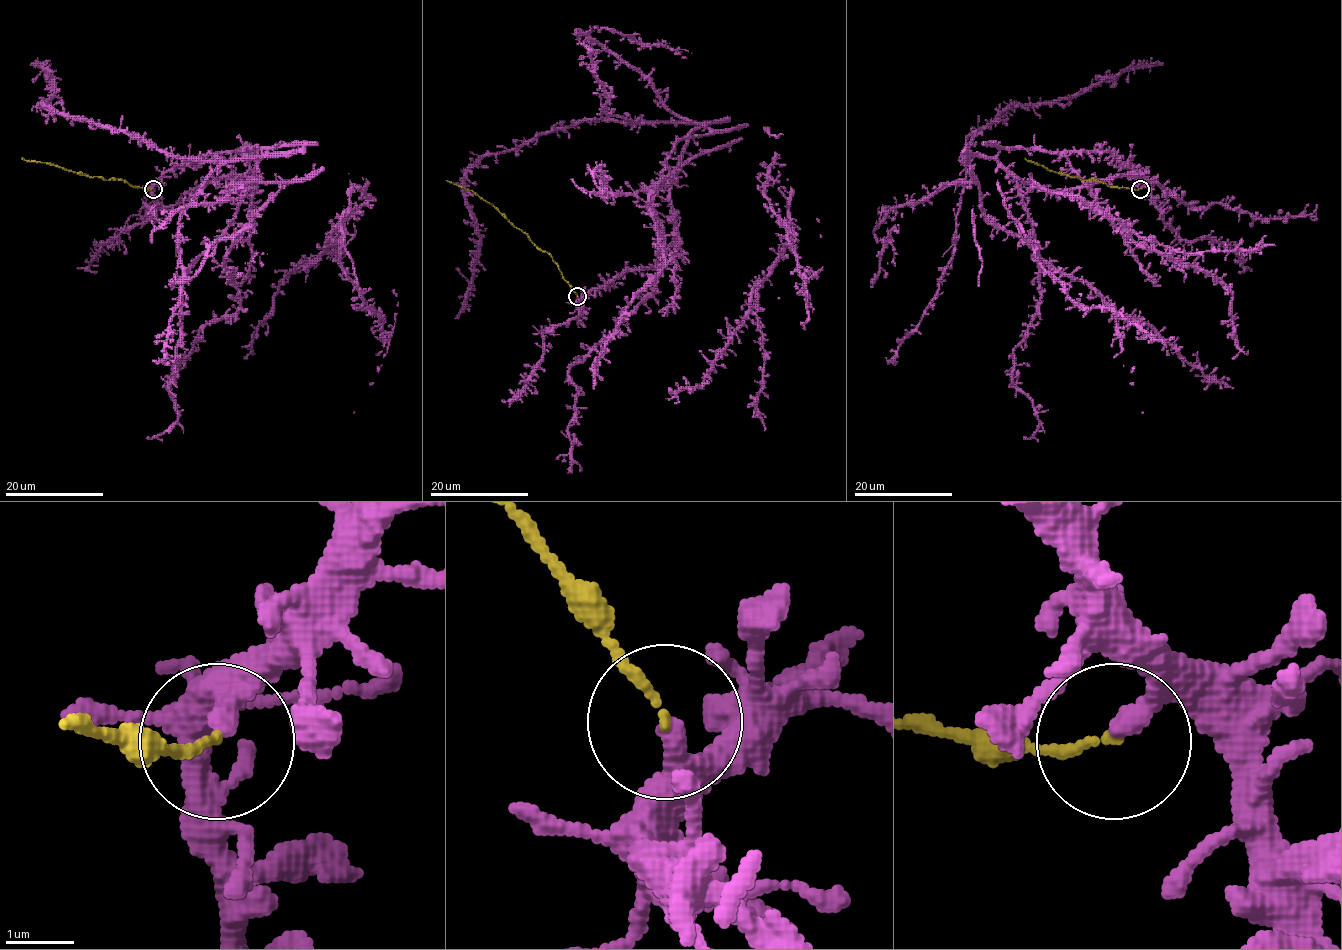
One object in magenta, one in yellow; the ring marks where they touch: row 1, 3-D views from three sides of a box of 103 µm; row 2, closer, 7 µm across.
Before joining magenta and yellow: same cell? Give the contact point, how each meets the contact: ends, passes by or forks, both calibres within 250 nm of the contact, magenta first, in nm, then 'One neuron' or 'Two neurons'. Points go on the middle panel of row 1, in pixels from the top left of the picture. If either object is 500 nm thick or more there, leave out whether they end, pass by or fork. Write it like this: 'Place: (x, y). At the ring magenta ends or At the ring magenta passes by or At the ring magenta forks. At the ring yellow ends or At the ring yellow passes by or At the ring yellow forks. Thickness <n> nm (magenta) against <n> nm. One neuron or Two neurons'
Place: (577, 296). At the ring magenta ends. At the ring yellow ends. Thickness 320 nm (magenta) against 110 nm. Two neurons

